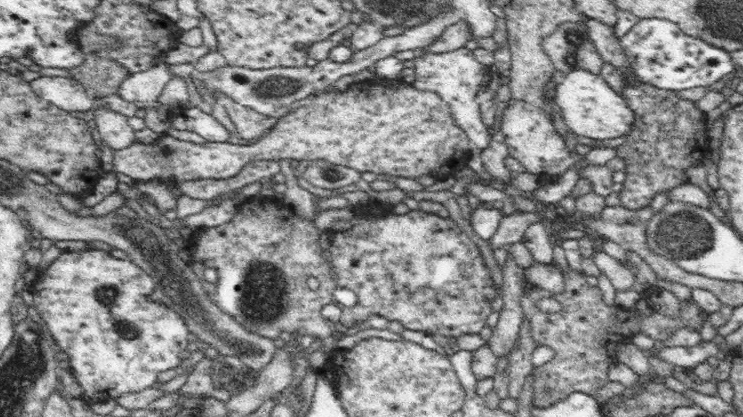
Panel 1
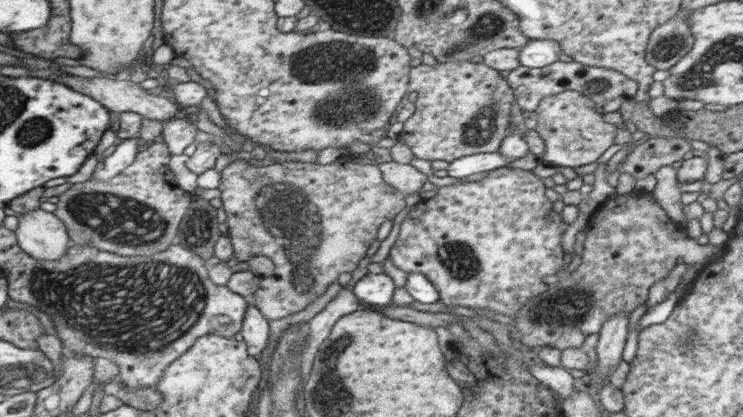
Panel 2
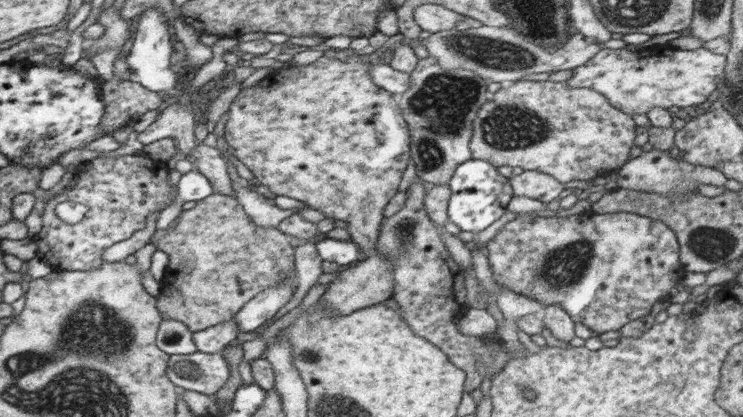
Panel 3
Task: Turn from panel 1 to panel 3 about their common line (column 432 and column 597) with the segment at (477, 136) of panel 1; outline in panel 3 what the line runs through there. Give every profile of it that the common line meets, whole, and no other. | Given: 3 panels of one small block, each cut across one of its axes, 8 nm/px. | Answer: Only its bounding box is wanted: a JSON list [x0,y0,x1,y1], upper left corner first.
[567,47,727,114]

